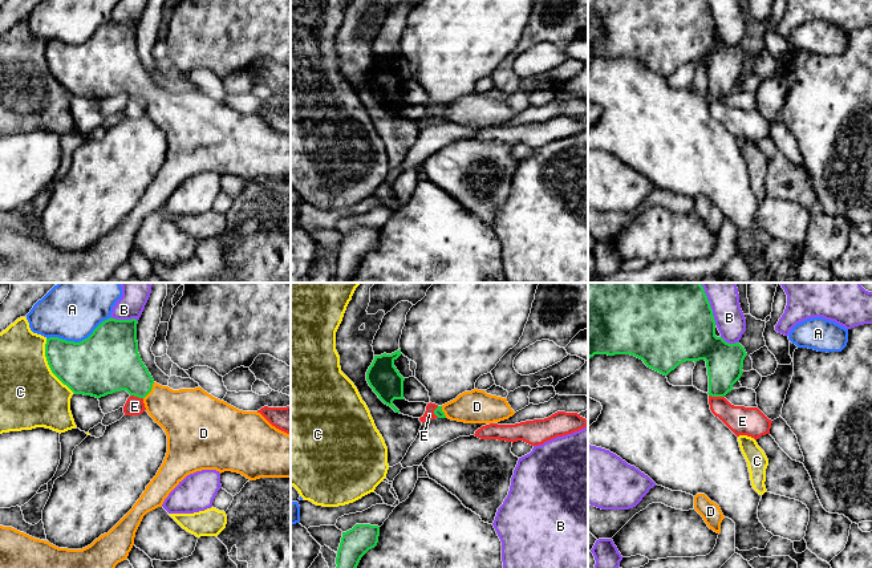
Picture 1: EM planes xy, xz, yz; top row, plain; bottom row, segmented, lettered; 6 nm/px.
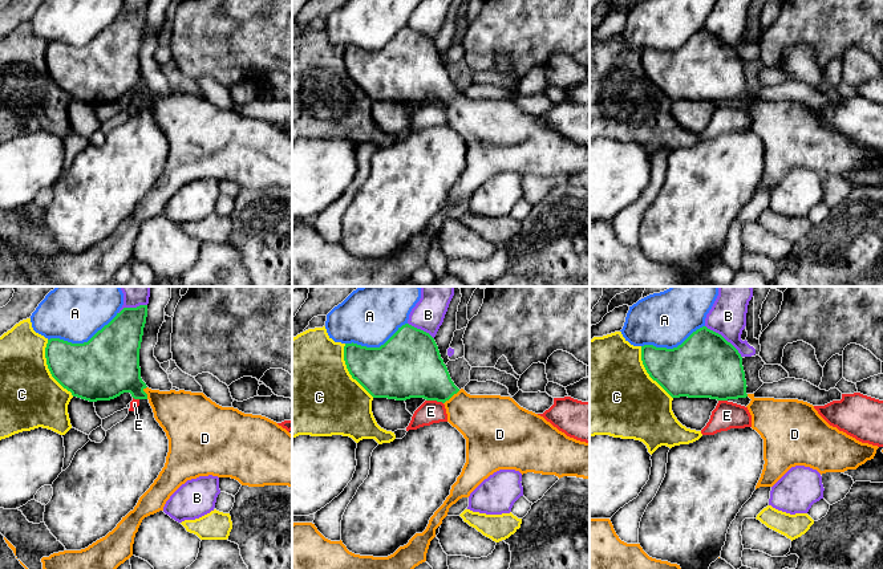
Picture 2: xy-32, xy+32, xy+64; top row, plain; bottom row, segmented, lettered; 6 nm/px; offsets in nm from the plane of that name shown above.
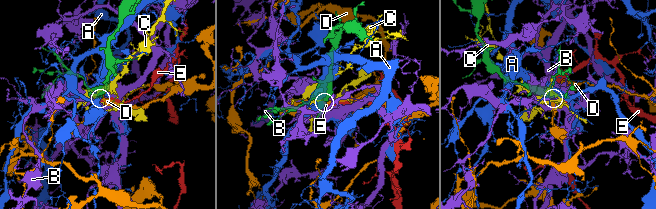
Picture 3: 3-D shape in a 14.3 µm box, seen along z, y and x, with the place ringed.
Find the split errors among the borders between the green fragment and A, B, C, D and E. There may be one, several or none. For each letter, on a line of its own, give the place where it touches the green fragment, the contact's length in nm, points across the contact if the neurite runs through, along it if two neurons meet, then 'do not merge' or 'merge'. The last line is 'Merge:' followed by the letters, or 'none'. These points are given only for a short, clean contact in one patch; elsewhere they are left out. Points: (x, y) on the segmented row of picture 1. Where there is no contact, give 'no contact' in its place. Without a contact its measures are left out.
A: xy (80, 341) | 420 nm | do not merge
B: xy (124, 320) | 170 nm | do not merge
C: xy (49, 366) | 360 nm | do not merge
D: xy (150, 390) | 120 nm | across xy (117, 366), (150, 390), (167, 408), (183, 414) | merge
E: yz (717, 396) | 100 nm | along yz (709, 394), (724, 397) | do not merge
Merge: D

